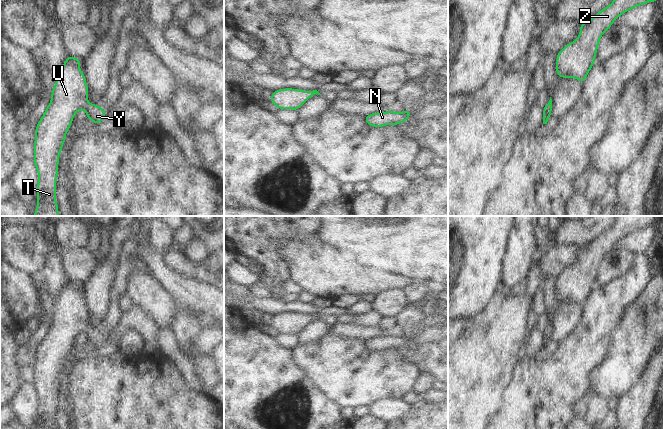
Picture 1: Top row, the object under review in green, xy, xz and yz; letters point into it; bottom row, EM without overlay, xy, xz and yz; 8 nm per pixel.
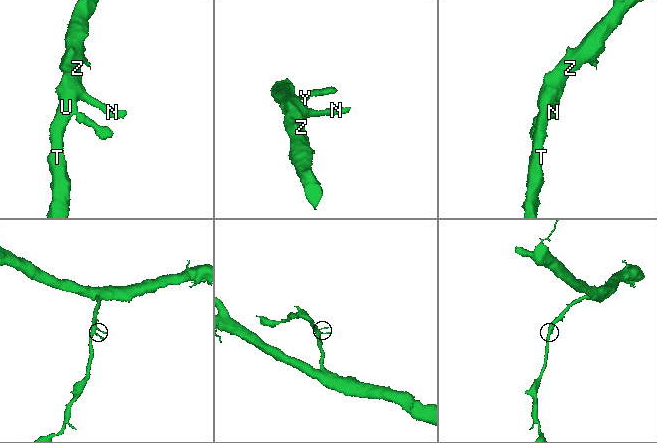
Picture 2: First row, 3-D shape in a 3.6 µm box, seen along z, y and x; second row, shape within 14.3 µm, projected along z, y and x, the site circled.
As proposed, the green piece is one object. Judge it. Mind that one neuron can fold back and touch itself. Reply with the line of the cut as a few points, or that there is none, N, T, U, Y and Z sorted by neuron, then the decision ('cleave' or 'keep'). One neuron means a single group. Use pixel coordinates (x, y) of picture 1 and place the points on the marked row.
no cut; N T U Y Z; keep

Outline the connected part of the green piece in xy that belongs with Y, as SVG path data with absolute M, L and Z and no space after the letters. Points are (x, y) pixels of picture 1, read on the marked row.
M67 55L53 86L51 102L36 126L33 163L36 166L39 181L37 183L37 207L33 216L60 216L56 201L59 156L75 114L80 110L85 110L86 117L95 125L106 117L106 111L101 106L91 104L87 99L88 85L85 75L79 67L81 61Z

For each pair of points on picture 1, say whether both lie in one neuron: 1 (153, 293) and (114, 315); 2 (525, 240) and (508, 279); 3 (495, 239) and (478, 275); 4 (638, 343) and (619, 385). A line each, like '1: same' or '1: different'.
1: different
2: same
3: same
4: same

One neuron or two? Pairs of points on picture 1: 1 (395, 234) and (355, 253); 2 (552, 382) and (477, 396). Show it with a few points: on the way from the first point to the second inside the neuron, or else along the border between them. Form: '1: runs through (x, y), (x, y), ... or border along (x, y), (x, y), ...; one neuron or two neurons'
1: runs through (385, 239), (365, 243); one neuron
2: border along (514, 369), (504, 392), (504, 402), (496, 413); two neurons

